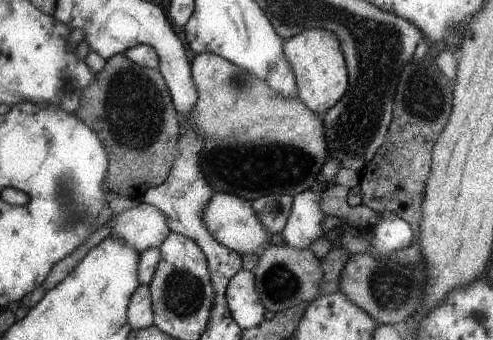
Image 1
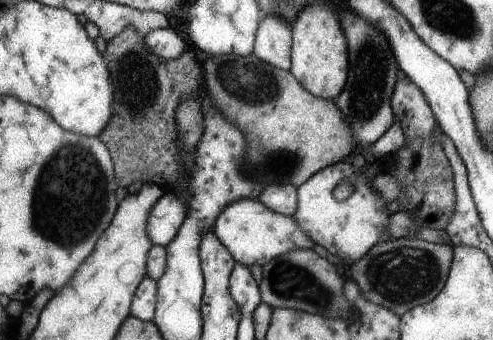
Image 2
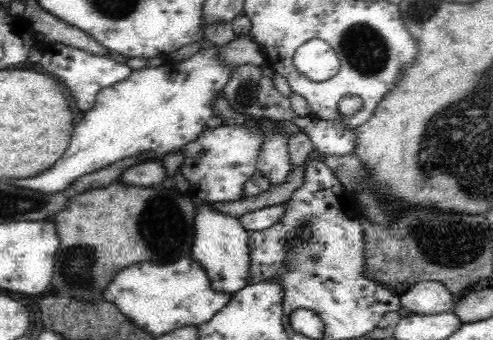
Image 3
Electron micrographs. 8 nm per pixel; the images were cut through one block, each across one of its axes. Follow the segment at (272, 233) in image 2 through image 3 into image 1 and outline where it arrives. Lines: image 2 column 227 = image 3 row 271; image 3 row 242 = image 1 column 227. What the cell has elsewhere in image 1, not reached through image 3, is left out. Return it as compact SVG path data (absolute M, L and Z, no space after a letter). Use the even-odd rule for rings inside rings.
M215 192L207 206L201 210L203 222L207 232L213 236L213 240L217 240L219 244L223 244L225 248L241 254L241 256L261 256L271 244L269 244L269 232L263 228L263 224L257 220L257 214L251 208L251 202L235 196L235 194L225 194L225 192Z

